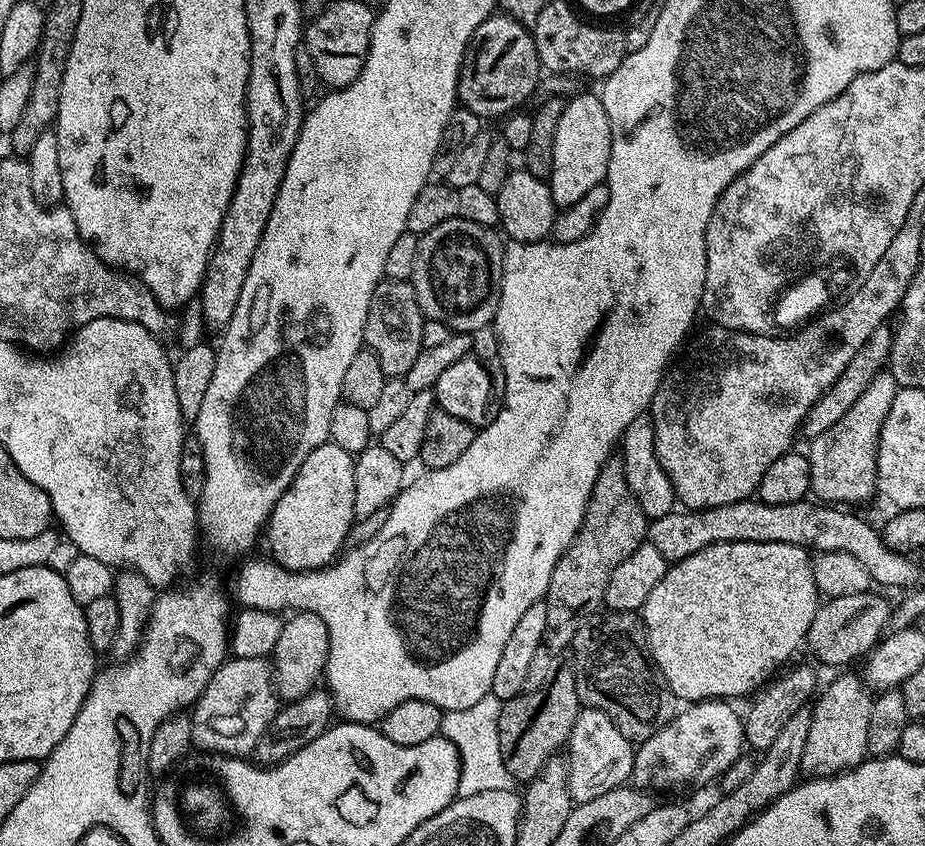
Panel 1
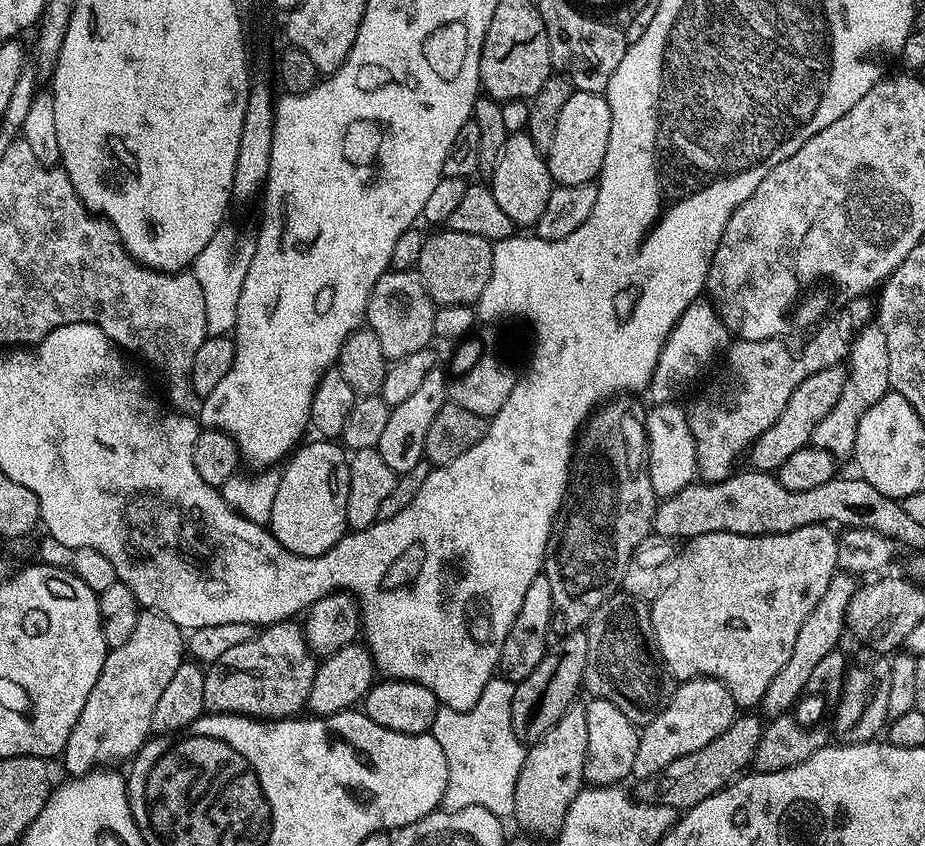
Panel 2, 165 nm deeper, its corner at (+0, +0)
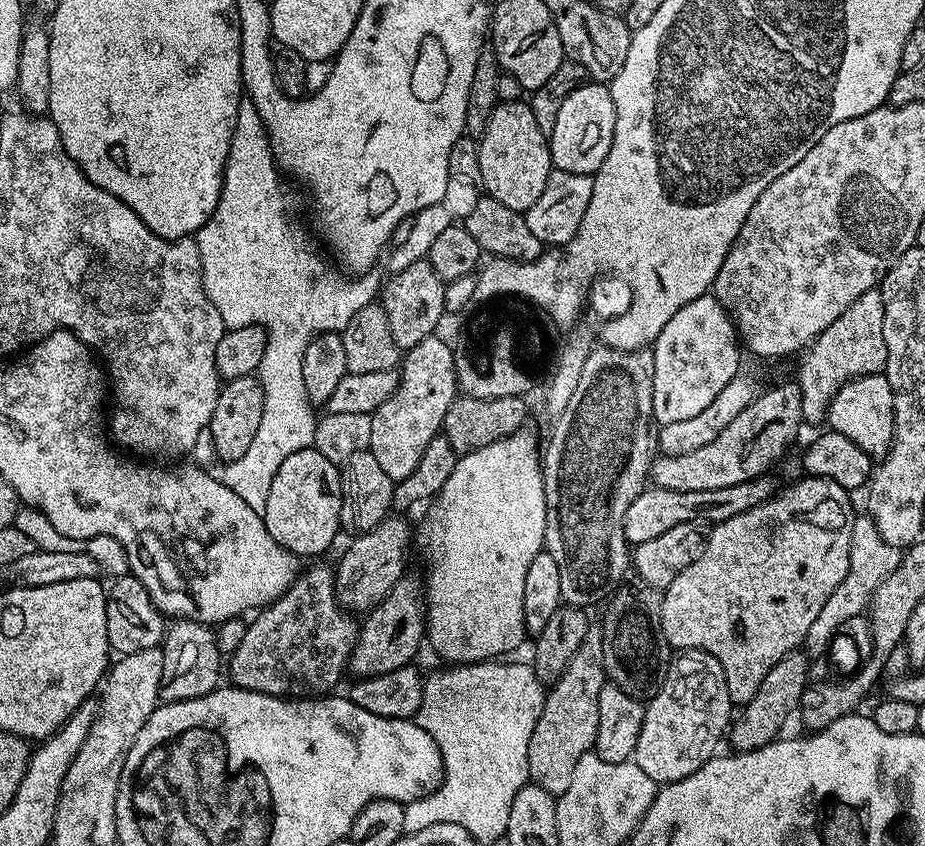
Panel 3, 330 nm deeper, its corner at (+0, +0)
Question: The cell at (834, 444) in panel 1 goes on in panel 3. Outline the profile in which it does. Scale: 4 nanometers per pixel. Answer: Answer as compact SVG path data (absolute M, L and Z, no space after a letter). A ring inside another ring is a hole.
M874 287L866 290L866 294L855 300L842 314L842 318L838 318L838 322L830 322L830 326L826 326L826 330L822 330L822 334L808 345L798 376L805 425L823 425L827 421L830 402L846 382L859 376L884 372L888 355L886 338L882 335L883 321L882 294L879 287Z

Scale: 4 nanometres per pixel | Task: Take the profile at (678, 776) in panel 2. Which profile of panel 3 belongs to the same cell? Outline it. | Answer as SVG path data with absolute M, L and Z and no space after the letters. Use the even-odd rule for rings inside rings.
M797 650L786 654L774 666L770 666L766 678L762 678L762 686L758 686L754 698L750 698L748 704L739 709L738 715L731 721L730 731L727 733L726 740L738 752L749 752L750 750L759 750L766 746L771 740L777 739L784 728L784 723L792 716L792 711L801 707L805 699L810 683L808 677L808 663L810 657L807 651Z

